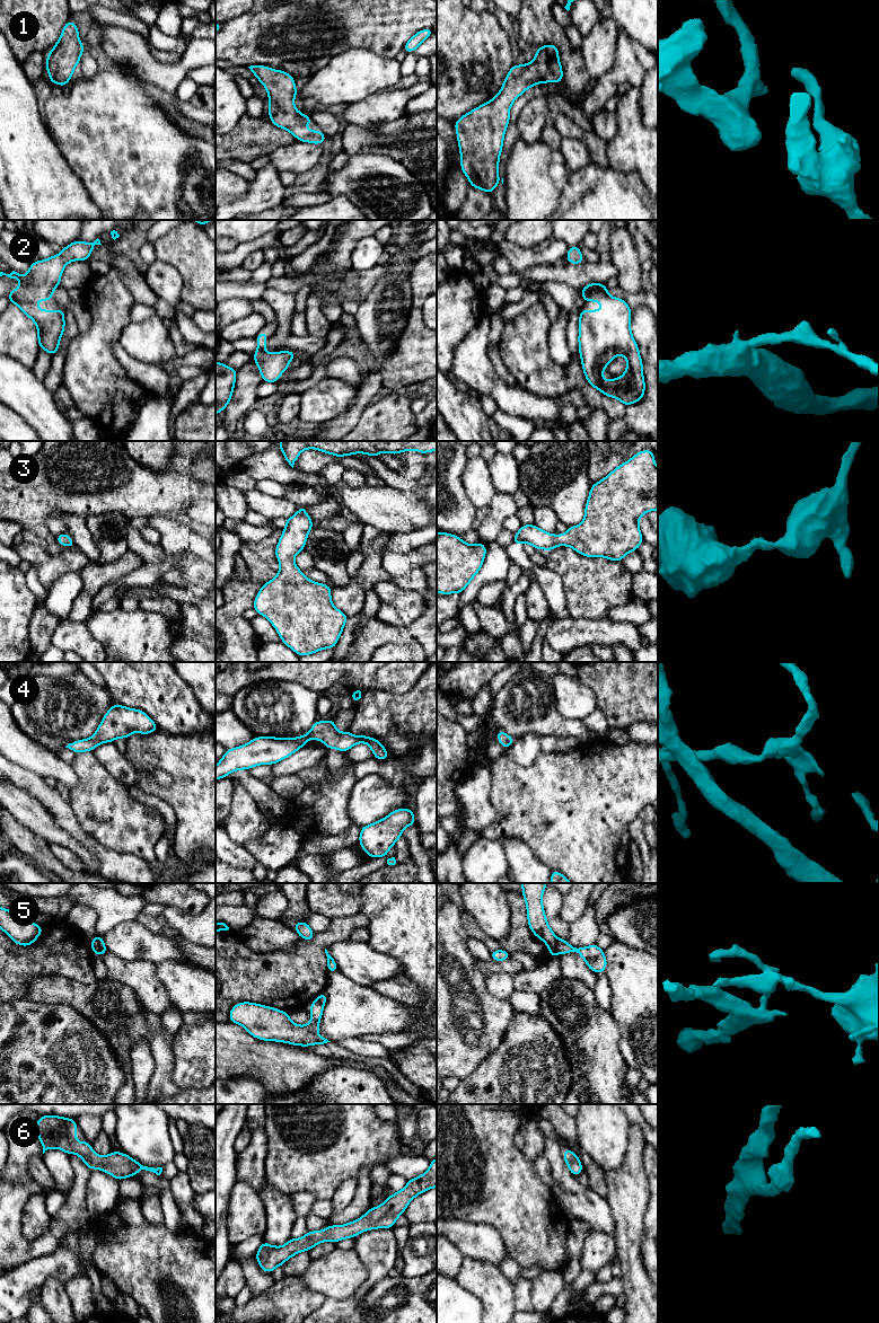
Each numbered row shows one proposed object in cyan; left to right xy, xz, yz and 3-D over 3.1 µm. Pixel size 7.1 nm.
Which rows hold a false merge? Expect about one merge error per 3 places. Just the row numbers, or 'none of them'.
5

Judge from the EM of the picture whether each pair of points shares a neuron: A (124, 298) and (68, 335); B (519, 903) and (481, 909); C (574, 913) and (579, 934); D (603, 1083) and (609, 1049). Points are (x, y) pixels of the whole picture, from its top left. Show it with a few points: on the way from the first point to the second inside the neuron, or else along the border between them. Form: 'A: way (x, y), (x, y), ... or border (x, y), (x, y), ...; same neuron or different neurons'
A: border (79, 332), (69, 344); different neurons
B: border (507, 894), (509, 903), (509, 932); different neurons
C: border (590, 897), (585, 910), (570, 924); different neurons
D: way (603, 1075), (603, 1057); same neuron

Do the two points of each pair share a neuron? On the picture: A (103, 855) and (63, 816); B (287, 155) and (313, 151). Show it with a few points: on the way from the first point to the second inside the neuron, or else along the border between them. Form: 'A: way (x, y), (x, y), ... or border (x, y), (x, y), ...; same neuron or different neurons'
A: way (93, 846), (71, 826); same neuron
B: way (293, 155), (306, 155); same neuron

